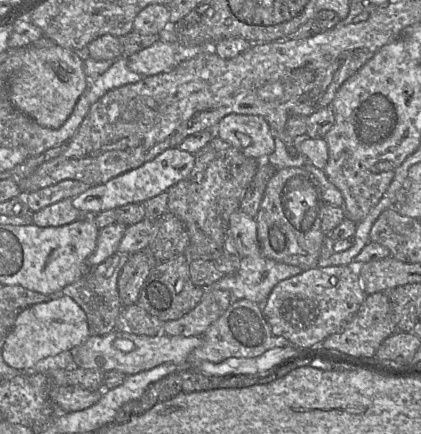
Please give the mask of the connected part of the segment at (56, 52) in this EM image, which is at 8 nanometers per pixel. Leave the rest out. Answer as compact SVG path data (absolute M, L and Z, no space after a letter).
M31 45L18 49L8 47L7 51L4 81L12 105L42 127L60 128L90 84L84 71L83 54L60 45L51 48L35 48Z

